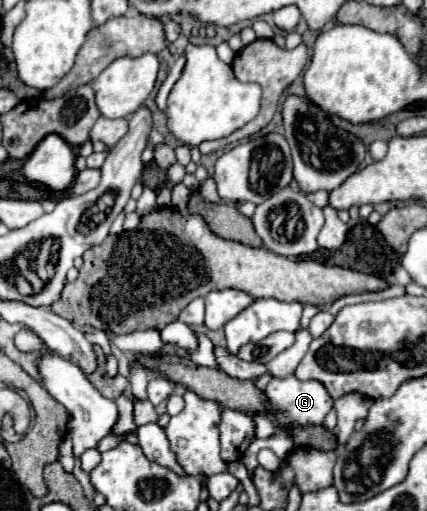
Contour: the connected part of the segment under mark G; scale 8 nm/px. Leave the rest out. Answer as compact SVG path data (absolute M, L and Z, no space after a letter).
M295 375L287 379L271 379L265 387L267 401L271 405L271 411L267 413L273 425L283 431L285 435L291 435L295 427L307 427L307 425L323 425L325 415L333 407L333 399L325 391L325 387L319 381L299 381Z

